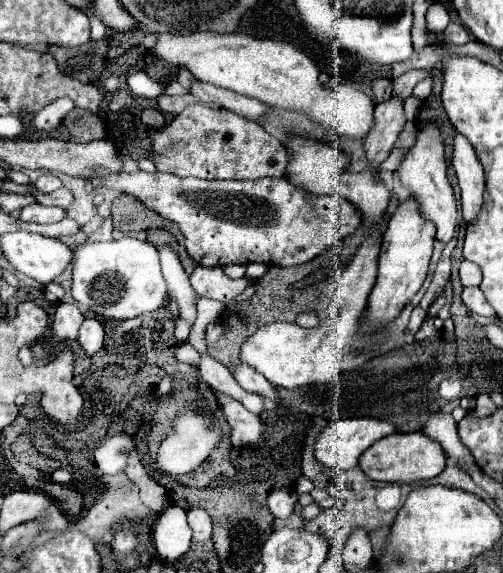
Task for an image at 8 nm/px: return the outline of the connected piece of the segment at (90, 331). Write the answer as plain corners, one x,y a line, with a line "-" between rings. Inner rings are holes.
94,317
84,319
84,323
80,327
80,333
78,333
80,347
88,355
94,355
98,349
102,349
102,345
104,345
102,341
104,341
104,337
102,337
102,321
94,319

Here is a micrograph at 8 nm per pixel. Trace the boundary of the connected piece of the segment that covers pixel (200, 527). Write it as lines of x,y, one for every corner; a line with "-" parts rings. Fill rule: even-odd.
190,509
188,511
188,523
190,523
192,531
194,531
192,541
198,543
198,541
206,541
206,539
212,537
214,523
212,523
212,517
208,515
208,511
204,511
204,509

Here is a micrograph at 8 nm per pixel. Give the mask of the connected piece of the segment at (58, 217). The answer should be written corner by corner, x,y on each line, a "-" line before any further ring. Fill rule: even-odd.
34,203
22,209
20,219
32,223
60,223
62,219
66,219
66,211
62,207
44,207
40,203

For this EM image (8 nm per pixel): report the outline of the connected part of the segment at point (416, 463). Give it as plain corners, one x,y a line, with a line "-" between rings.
420,431
416,433
394,433
388,435
380,441
376,441
370,449
366,449
358,461
358,467
372,479
372,481
384,481
384,483
414,483
420,479
432,479
436,477
444,465
446,465
446,455
442,447
422,435

